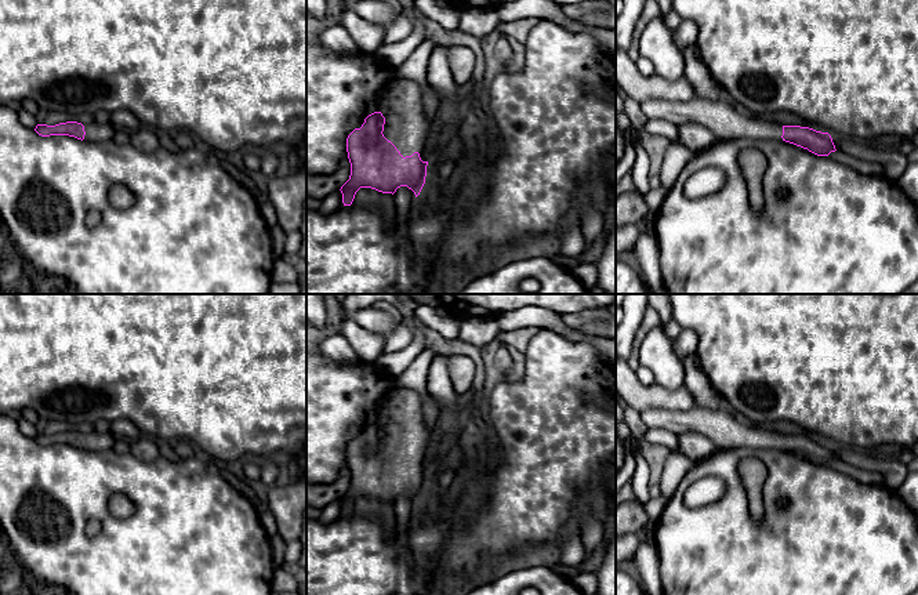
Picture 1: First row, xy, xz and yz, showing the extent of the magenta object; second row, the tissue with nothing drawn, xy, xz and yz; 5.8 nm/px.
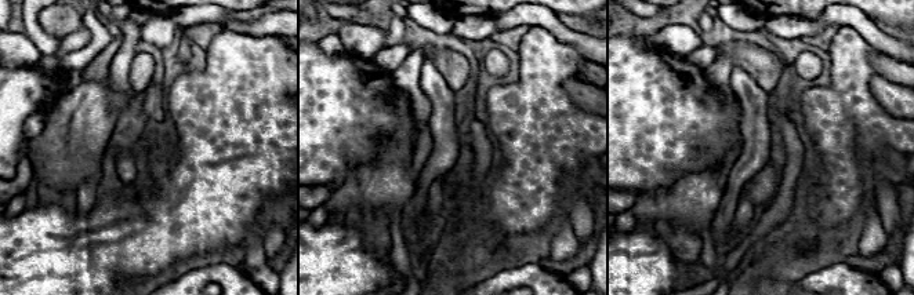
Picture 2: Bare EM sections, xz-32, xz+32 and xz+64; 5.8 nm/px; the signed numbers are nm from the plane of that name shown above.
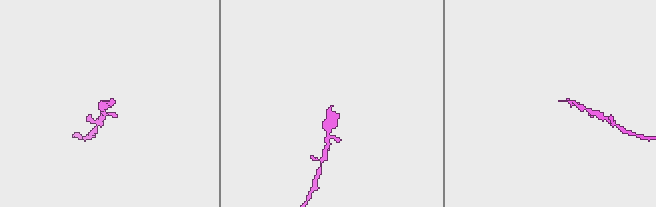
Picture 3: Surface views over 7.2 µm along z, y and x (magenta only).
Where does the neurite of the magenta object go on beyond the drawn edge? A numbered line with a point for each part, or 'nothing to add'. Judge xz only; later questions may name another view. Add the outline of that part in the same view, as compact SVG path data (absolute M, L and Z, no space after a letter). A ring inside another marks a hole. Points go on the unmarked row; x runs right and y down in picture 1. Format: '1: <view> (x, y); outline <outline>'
1: xz (407, 436); outline M396 387L381 407L391 424L385 428L384 446L391 450L403 467L420 462L428 471L428 456L433 435L425 421L422 399L410 389Z

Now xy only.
1: xy (95, 441); outline M91 432L91 433L83 433L84 435L84 449L88 451L101 451L101 450L112 450L120 447L120 442L110 433L104 432Z

